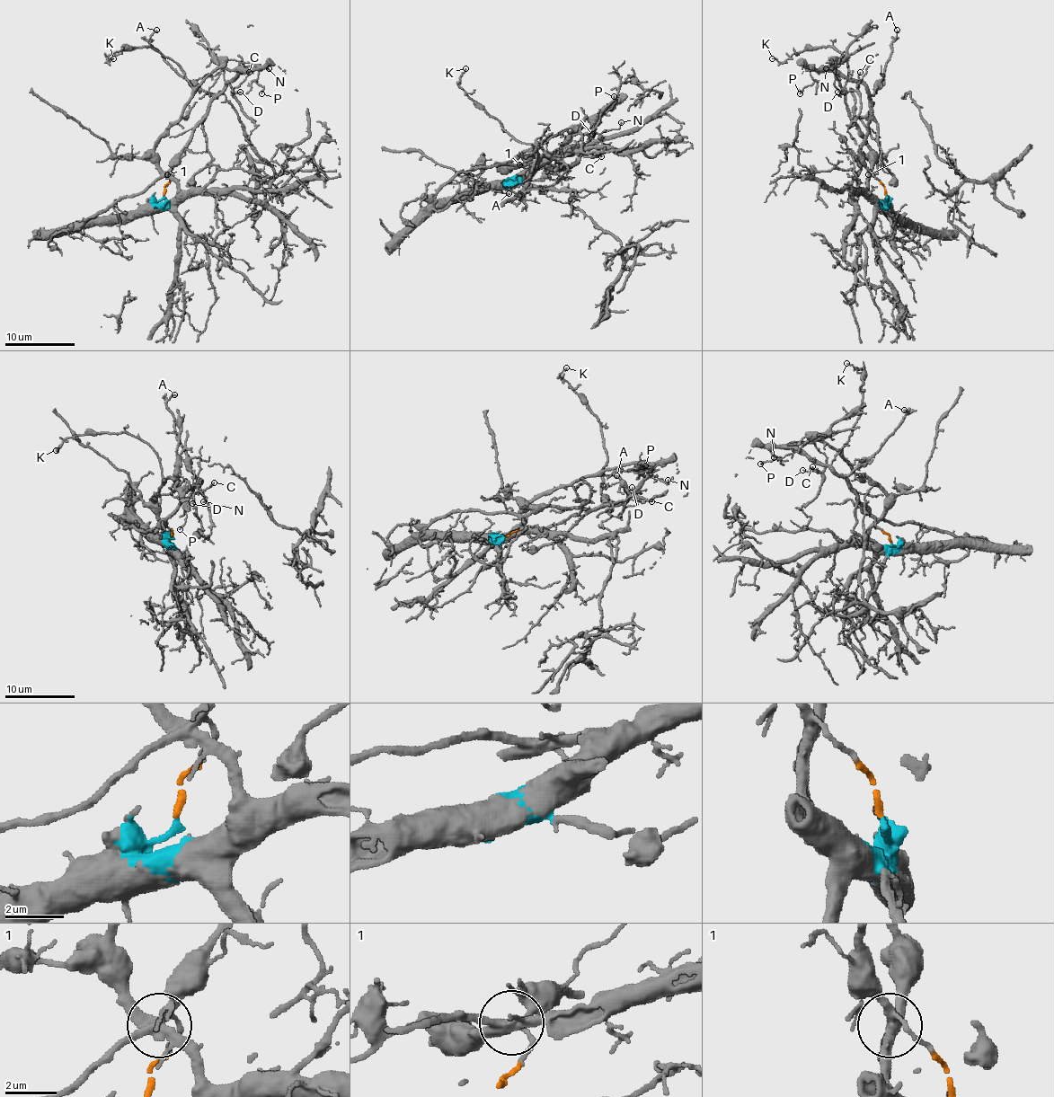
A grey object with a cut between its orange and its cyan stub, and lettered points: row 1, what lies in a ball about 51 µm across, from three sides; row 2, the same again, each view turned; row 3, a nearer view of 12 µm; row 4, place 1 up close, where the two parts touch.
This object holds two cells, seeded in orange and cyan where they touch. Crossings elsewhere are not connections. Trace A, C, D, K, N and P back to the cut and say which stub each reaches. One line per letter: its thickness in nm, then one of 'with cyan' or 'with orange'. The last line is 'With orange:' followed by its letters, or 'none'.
A: calibre 130 nm; with orange
C: calibre 110 nm; with orange
D: calibre 80 nm; with orange
K: calibre 90 nm; with cyan
N: calibre 110 nm; with orange
P: calibre 140 nm; with orange
With orange: A, C, D, N, P

